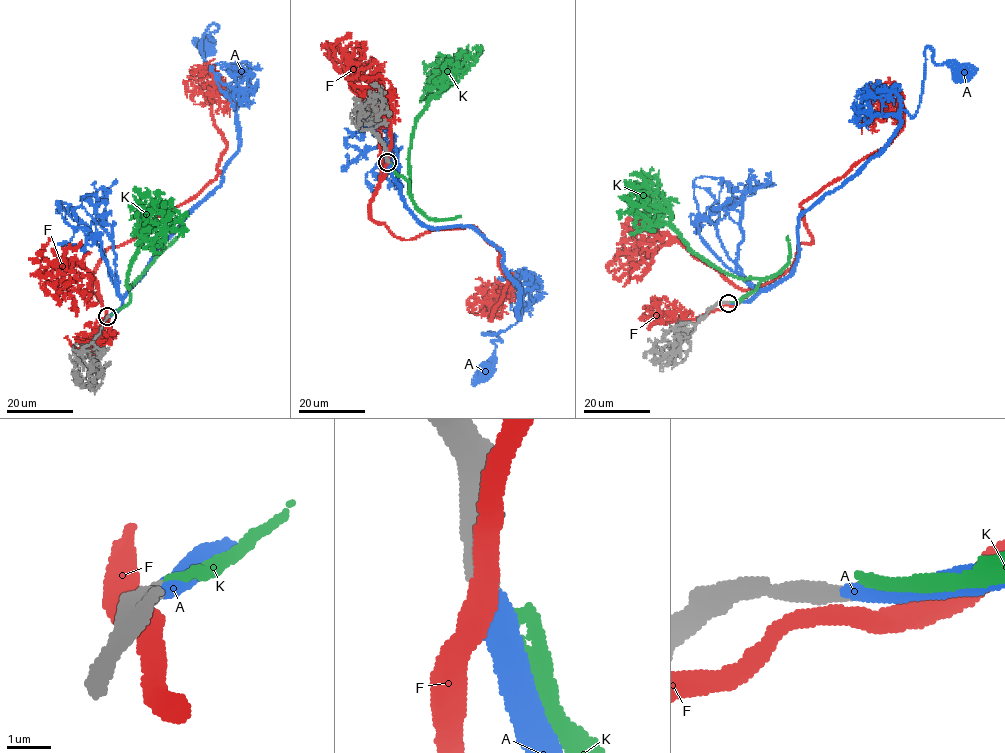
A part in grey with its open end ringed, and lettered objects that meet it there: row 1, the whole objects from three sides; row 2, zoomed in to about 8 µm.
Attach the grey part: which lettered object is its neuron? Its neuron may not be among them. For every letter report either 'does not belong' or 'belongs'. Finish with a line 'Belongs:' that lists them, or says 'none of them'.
A: belongs
F: does not belong
K: does not belong
Belongs: A

